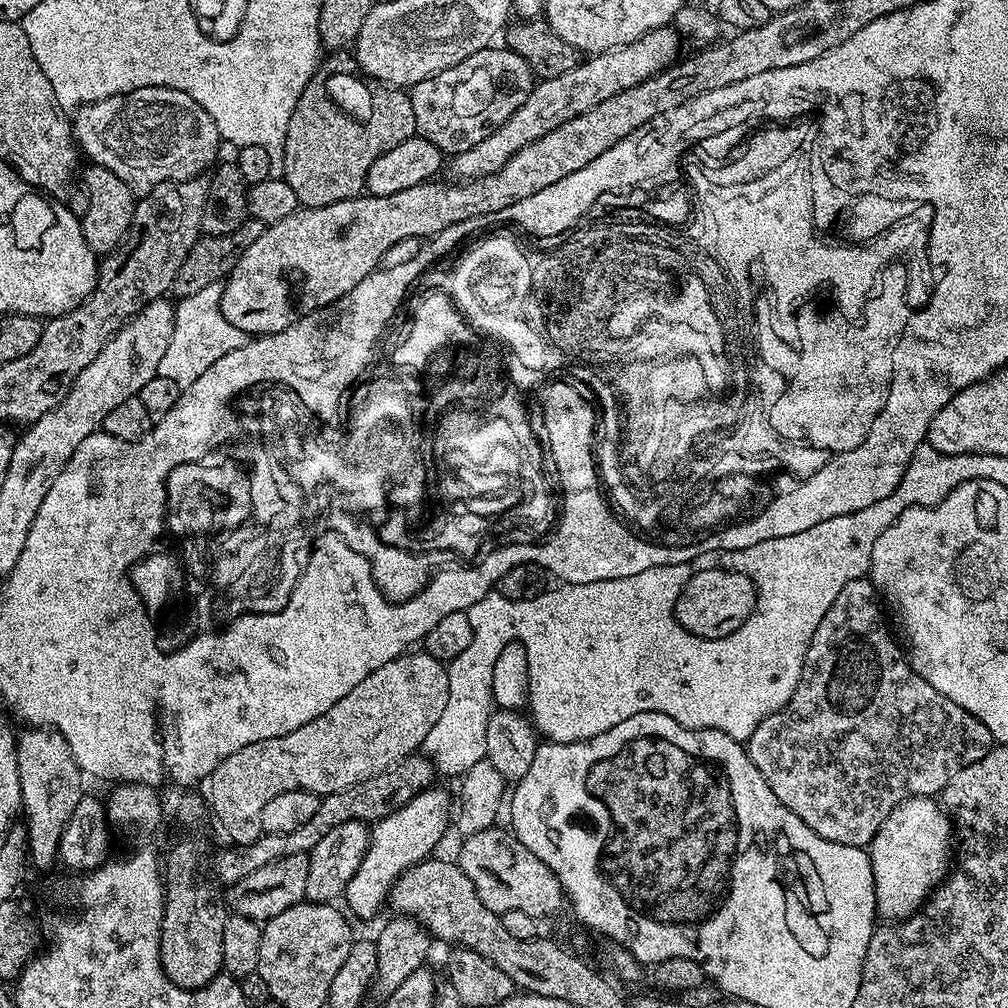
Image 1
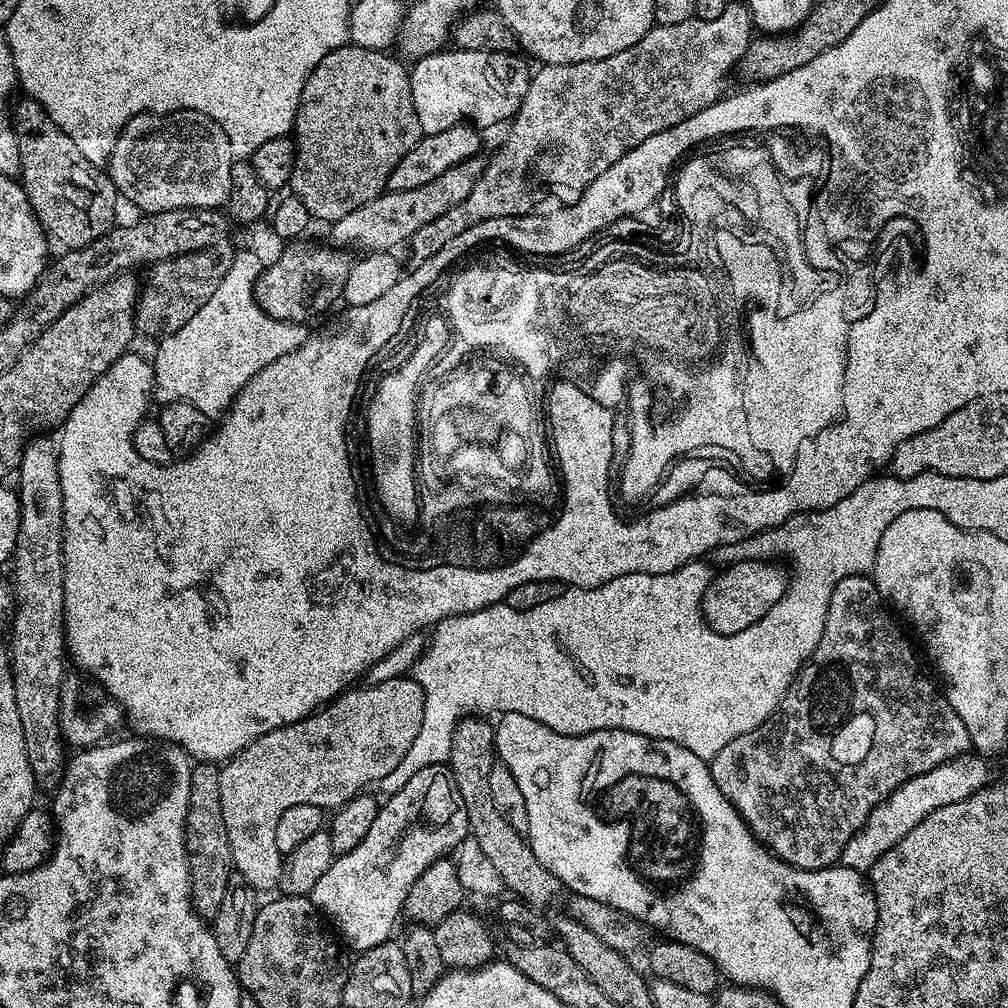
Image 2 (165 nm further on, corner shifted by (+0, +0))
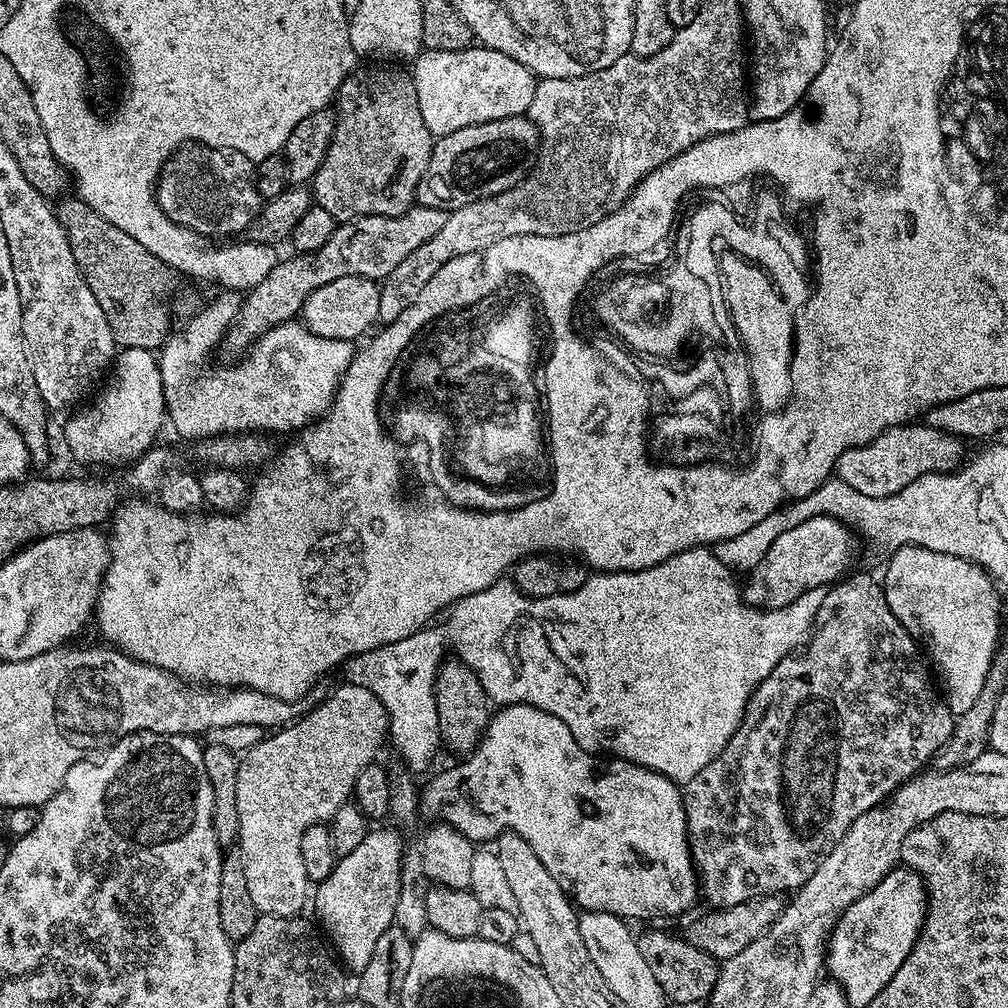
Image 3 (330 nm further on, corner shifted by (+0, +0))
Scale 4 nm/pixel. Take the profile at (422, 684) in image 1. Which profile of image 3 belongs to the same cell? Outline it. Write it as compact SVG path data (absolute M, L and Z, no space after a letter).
M341 683L341 688L331 693L327 700L324 700L313 708L311 712L301 716L299 720L291 723L286 728L273 731L269 738L261 738L257 744L253 744L247 752L239 757L240 765L234 787L238 797L238 847L244 856L244 865L246 866L246 882L250 886L250 898L254 898L254 906L257 913L266 916L300 916L303 913L304 899L310 896L310 881L306 874L306 866L302 866L302 834L315 824L323 824L331 820L333 814L343 804L349 803L353 795L355 780L358 778L367 764L373 763L377 759L376 751L380 748L380 743L389 735L390 721L388 711L382 706L376 695L370 690L366 690L361 684Z

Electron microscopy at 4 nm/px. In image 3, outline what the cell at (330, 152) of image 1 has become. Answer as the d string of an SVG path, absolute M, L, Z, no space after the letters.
M396 66L357 67L352 75L345 78L339 92L334 97L334 115L336 125L330 142L330 150L326 150L326 158L322 158L322 166L318 166L318 174L310 182L310 191L314 197L315 207L327 210L337 222L357 220L363 216L400 216L406 209L416 204L416 187L426 174L426 166L430 166L430 154L434 137L426 122L422 122L422 110L418 110L418 90L414 90L414 82L407 71L399 72Z

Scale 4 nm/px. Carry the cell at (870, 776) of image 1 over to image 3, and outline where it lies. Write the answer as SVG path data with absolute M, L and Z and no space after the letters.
M848 574L839 582L831 585L822 598L822 606L816 615L816 627L806 645L806 650L782 658L774 670L756 687L754 694L748 699L742 722L738 730L730 738L728 745L710 762L710 766L702 766L694 778L683 785L684 813L688 819L688 846L692 849L692 859L698 873L698 888L709 900L713 909L729 908L746 904L757 896L791 893L802 887L818 870L818 866L834 850L834 846L846 834L846 830L856 819L884 803L897 787L905 780L911 780L925 767L924 764L933 759L936 753L951 736L954 714L948 708L948 701L932 685L924 664L920 661L921 649L912 635L894 618L890 606L886 602L884 585L872 576L852 576Z

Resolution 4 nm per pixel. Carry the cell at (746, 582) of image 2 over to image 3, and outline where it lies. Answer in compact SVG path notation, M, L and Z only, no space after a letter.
M815 516L793 526L766 550L766 558L747 573L748 581L742 584L744 601L753 608L781 608L810 590L837 583L851 569L848 567L856 552L855 539L852 529L832 516Z

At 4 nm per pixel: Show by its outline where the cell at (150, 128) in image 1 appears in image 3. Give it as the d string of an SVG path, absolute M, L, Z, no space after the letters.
M202 144L195 150L192 192L188 192L188 172L180 168L179 159L167 160L156 182L158 206L162 206L166 218L194 230L200 236L215 238L232 236L235 232L247 233L262 207L262 197L256 188L253 161L230 148L211 148Z

